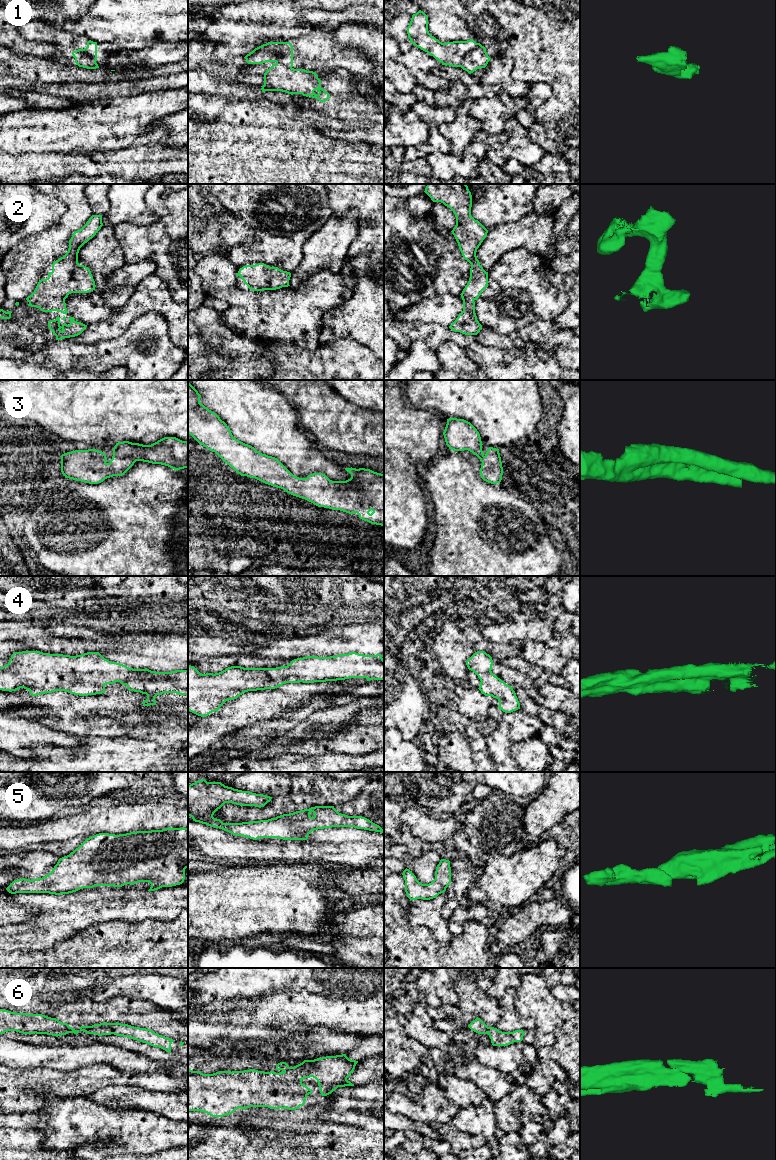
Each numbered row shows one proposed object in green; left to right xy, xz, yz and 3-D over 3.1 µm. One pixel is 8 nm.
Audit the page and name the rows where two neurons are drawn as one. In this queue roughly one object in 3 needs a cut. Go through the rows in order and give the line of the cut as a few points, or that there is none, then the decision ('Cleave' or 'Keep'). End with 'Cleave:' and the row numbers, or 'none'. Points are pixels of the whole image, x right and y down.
1: Split along yz (479, 43), (464, 56), (460, 66). Cleave
2: No split. Keep
3: No split. Keep
4: No split. Keep
5: No split. Keep
6: No split. Keep
Cleave: 1

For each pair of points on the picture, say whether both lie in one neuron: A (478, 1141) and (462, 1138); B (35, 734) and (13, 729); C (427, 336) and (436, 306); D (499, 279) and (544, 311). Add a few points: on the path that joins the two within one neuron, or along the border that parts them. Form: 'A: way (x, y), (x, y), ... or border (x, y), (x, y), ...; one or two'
A: way (474, 1141), (466, 1141); one
B: way (30, 733), (18, 733); one
C: border (407, 322), (436, 322), (448, 327); two
D: way (512, 279), (519, 279), (538, 298); one

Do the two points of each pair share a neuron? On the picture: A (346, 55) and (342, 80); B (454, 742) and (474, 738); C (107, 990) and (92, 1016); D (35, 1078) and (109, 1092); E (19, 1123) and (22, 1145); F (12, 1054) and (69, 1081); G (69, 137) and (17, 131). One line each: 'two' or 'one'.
A: two
B: two
C: two
D: two
E: two
F: two
G: one

